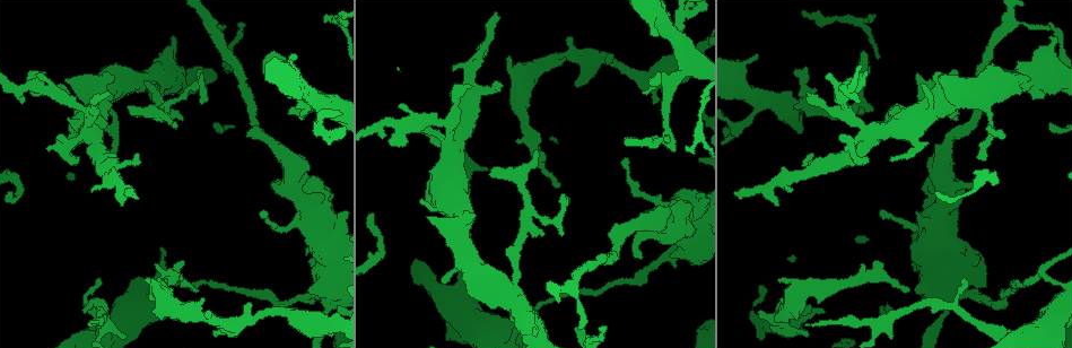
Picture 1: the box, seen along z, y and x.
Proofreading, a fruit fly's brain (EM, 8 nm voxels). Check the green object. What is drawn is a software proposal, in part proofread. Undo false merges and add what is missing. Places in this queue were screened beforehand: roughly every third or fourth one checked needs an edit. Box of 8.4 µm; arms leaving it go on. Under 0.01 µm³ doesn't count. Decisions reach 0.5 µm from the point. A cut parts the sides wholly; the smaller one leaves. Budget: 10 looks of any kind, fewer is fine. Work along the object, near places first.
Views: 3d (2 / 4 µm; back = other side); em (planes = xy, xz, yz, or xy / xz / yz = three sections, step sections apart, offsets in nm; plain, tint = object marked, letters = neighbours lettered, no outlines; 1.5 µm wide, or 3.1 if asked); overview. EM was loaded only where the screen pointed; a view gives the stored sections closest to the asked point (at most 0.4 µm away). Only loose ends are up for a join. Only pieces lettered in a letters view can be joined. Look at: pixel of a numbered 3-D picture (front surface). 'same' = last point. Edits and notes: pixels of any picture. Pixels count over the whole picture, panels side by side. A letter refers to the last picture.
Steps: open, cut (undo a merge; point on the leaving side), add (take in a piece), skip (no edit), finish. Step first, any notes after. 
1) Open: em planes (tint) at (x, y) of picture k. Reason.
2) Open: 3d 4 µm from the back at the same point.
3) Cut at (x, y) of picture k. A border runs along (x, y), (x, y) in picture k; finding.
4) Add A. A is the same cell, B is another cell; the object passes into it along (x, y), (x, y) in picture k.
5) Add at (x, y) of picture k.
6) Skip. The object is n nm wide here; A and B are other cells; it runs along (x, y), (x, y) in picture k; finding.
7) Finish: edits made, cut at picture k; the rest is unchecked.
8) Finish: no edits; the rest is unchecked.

Open: em planes (letters) at (207, 313) of picture 1.

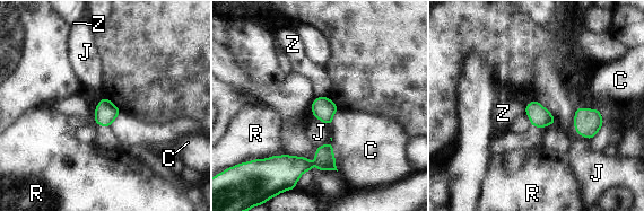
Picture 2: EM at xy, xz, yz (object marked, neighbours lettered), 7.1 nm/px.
Skip. The longest contact is with J, 240 nm; C, J, R and Z are other cells; a border runs along (574, 110), (574, 129), (591, 139) in picture 2; no lettered piece goes on from it.

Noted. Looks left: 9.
Open: 3d 2 µm at (165, 268) of picture 1. Branch point.

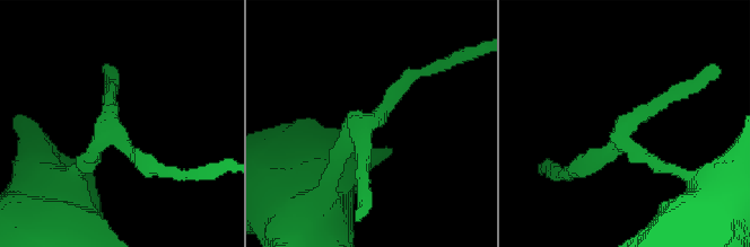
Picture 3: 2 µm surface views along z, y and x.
Open: em planes (letters) at (621, 137) of picture 3. Shape alone is not enough.

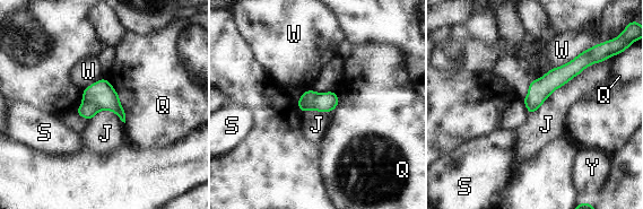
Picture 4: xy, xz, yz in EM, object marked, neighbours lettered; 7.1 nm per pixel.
Cut at (324, 102) of picture 4. J, Q, S, W and Y are other cells; the part that leaves runs along (587, 60), (557, 77), (531, 104) in picture 4; a second neuron is stuck on.

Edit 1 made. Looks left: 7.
Open: overview. See it whole again.

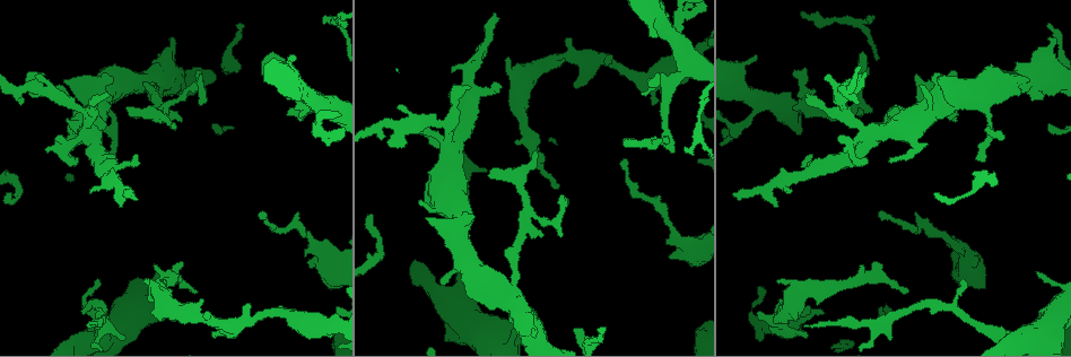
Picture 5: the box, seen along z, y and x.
Open: 3d 4 µm at (563, 235) of picture 5. Free end.

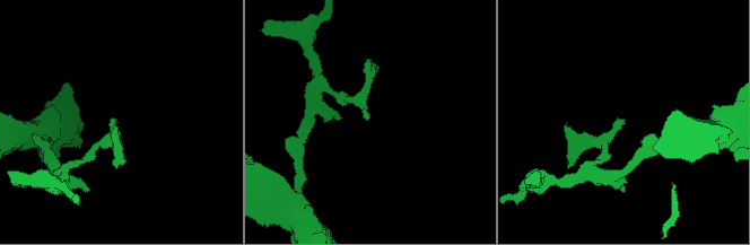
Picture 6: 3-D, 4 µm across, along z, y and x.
Open: em xz step 4 (letters) at (624, 119) of picture 6.

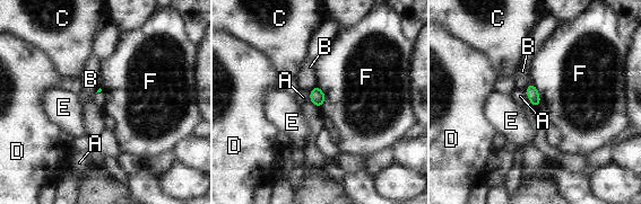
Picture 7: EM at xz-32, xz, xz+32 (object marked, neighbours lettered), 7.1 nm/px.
Skip. A, B, C, D, E and F are other cells; none of them fits.

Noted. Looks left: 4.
Open: 3d 4 µm at (661, 141) of picture 5. Narrows sharply.

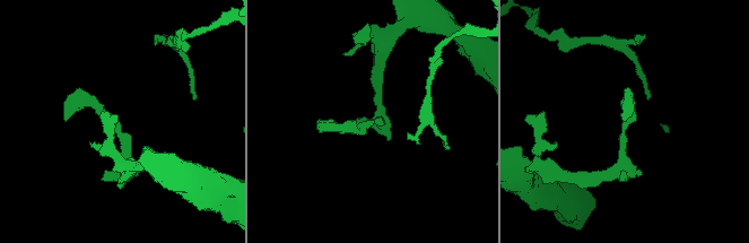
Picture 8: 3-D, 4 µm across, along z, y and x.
Open: em planes (tint) at (372, 121) of picture 8. Shape alone is not enough.

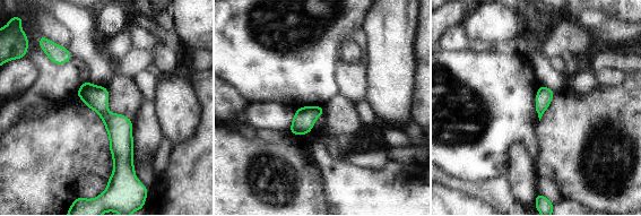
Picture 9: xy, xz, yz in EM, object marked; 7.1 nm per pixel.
Open: em planes (letters) at the same point. What lies round it.

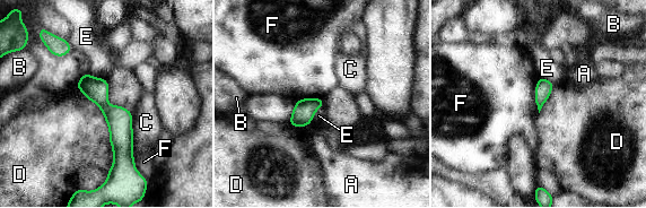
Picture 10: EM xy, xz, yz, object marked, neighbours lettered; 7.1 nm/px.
Skip. A, B, C, D, E and F are other cells; it runs along (85, 77), (120, 121), (118, 166) in picture 10; continuous, no second neuron.

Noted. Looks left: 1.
Finish: edits made, cut at picture 4; the rest is unchecked.

